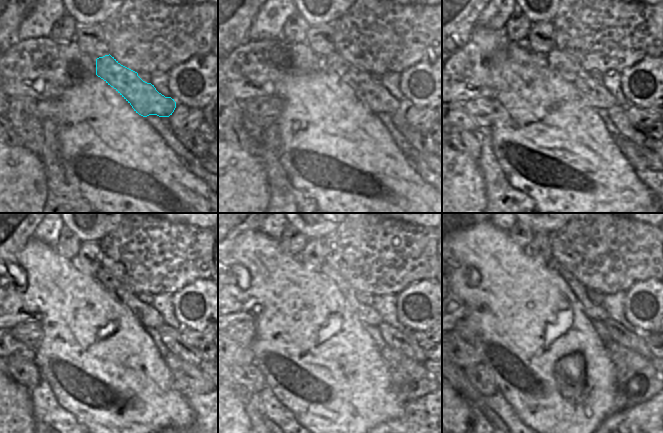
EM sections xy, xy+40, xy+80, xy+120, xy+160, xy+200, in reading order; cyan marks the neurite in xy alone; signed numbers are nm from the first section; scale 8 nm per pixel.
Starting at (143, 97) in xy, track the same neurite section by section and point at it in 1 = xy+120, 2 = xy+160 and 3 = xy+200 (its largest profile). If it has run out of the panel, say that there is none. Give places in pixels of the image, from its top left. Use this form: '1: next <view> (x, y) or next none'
1: next xy+120 (148, 316)
2: next xy+160 (367, 314)
3: next xy+200 (594, 312)

